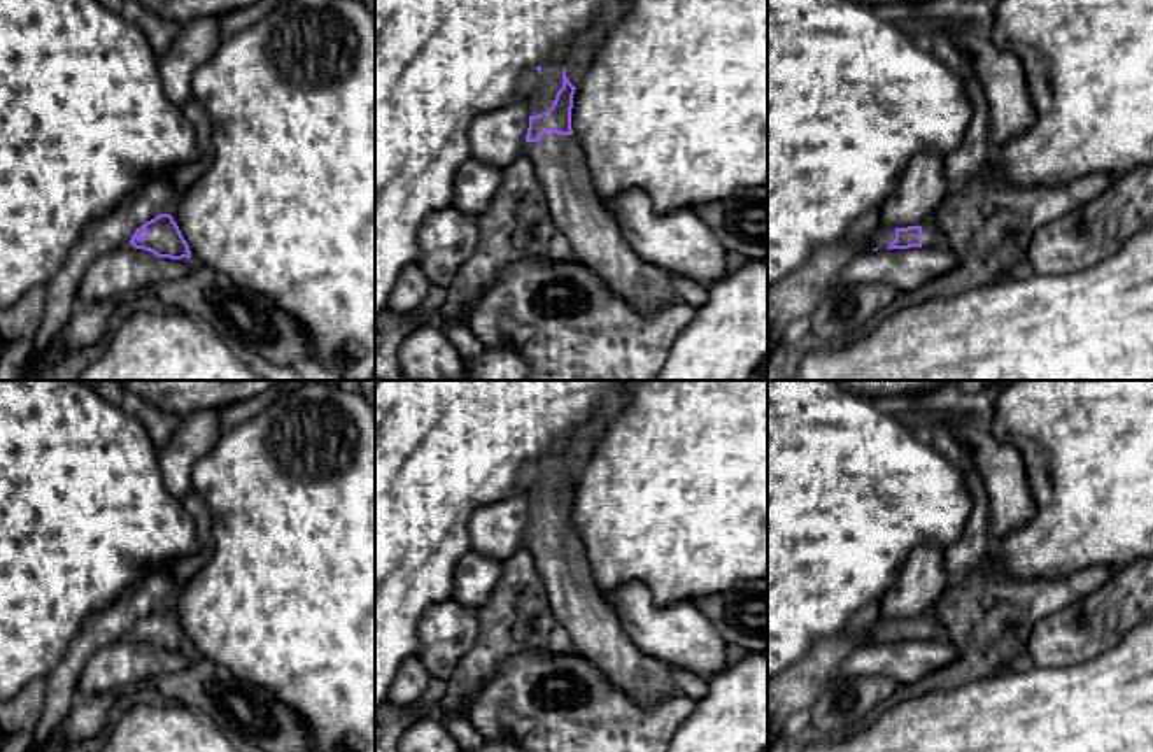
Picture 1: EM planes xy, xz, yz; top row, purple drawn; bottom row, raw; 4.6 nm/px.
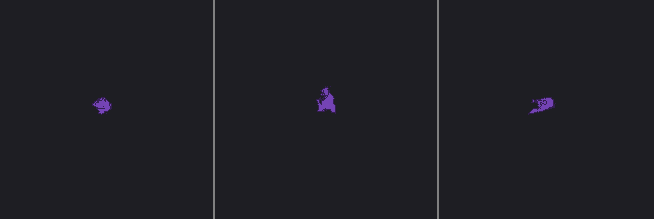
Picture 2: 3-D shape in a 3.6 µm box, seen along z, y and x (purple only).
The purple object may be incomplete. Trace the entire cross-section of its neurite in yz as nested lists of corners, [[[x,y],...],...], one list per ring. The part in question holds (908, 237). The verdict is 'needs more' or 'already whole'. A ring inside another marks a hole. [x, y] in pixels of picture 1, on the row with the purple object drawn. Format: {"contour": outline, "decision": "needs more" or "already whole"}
{"contour": [[[927,221],[920,226],[895,230],[880,224],[864,249],[848,245],[845,238],[817,247],[803,266],[767,289],[767,361],[780,349],[787,326],[813,314],[822,294],[857,254],[871,249],[937,245],[944,245],[944,235],[937,221]]], "decision": "needs more"}

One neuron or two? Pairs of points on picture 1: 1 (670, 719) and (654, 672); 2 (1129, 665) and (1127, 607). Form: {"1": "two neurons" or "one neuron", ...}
{"1": "two neurons", "2": "two neurons"}

